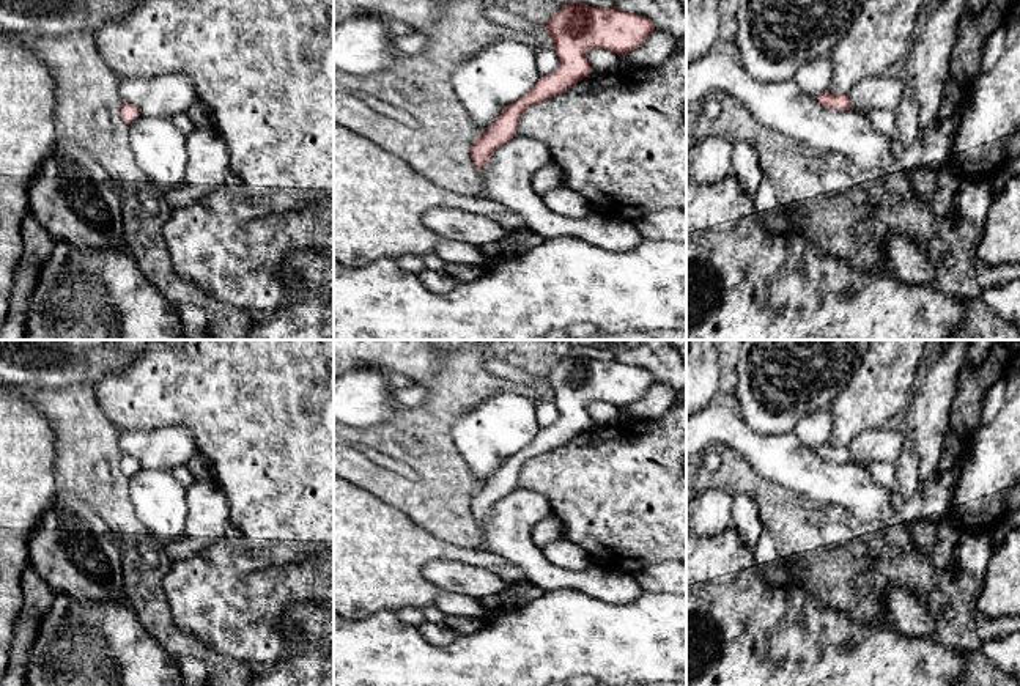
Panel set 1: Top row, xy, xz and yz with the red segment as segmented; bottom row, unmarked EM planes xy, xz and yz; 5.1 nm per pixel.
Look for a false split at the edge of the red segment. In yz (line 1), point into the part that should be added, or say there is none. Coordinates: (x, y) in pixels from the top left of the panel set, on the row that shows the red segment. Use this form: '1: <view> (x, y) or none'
1: none

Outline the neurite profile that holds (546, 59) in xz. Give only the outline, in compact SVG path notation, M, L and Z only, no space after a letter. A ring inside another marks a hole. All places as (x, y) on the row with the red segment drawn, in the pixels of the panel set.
M552 46L537 50L535 61L540 77L554 74L559 66L559 57Z

